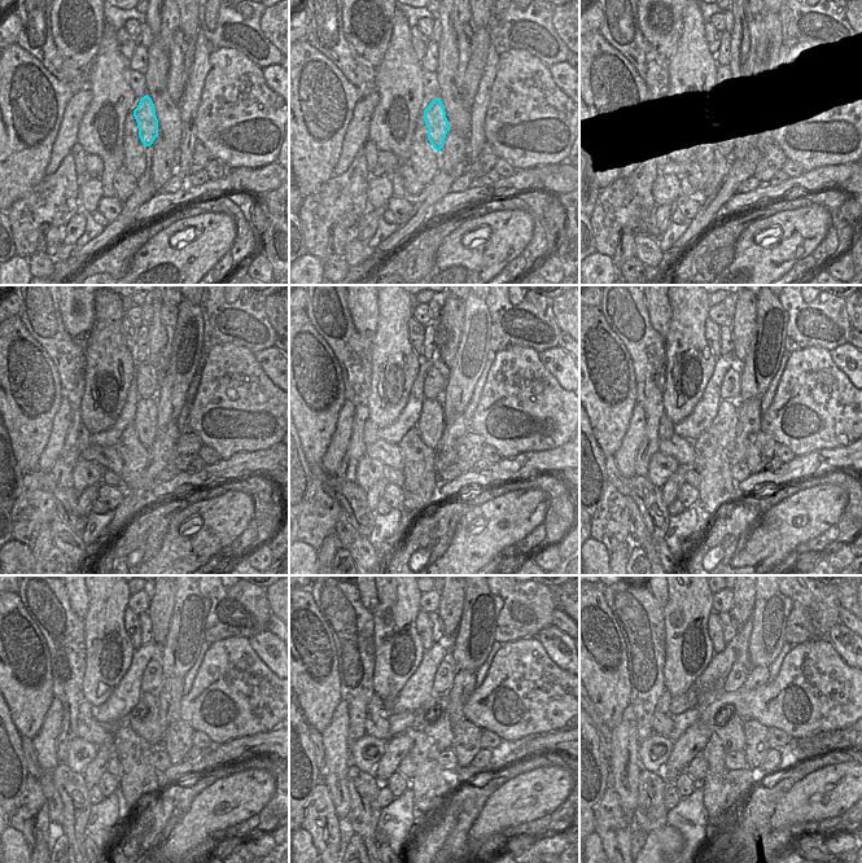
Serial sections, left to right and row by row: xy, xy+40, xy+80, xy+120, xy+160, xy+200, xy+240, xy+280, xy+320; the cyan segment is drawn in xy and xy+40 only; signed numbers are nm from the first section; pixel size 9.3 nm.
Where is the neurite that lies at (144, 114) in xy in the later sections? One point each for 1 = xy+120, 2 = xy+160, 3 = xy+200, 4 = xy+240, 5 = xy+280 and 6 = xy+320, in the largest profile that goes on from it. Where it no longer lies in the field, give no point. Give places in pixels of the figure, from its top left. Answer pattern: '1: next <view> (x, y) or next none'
1: next xy+120 (147, 412)
2: next xy+160 (432, 425)
3: next xy+200 (723, 428)
4: next xy+240 (147, 727)
5: next xy+280 (440, 732)
6: next xy+320 (731, 736)

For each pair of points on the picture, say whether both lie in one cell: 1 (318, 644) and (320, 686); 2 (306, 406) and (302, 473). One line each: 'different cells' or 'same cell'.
1: same cell
2: different cells

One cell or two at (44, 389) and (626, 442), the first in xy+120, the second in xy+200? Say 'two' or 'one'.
two

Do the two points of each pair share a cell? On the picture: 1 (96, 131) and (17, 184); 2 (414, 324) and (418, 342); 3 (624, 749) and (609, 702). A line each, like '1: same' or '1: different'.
1: different
2: same
3: different

